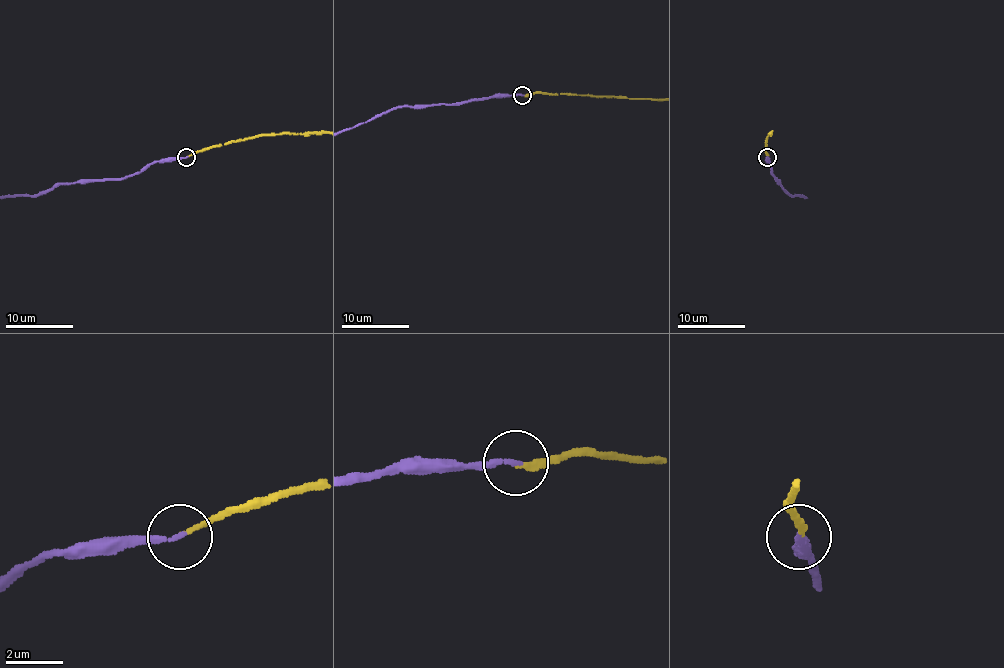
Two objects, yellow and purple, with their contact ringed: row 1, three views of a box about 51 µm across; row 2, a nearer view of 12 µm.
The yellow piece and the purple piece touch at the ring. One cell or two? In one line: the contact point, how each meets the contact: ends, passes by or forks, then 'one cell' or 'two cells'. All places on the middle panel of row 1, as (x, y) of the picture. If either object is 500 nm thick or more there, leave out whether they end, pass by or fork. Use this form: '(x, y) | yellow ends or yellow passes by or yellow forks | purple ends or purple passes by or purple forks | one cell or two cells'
(522, 95) | yellow ends | purple ends | one cell

